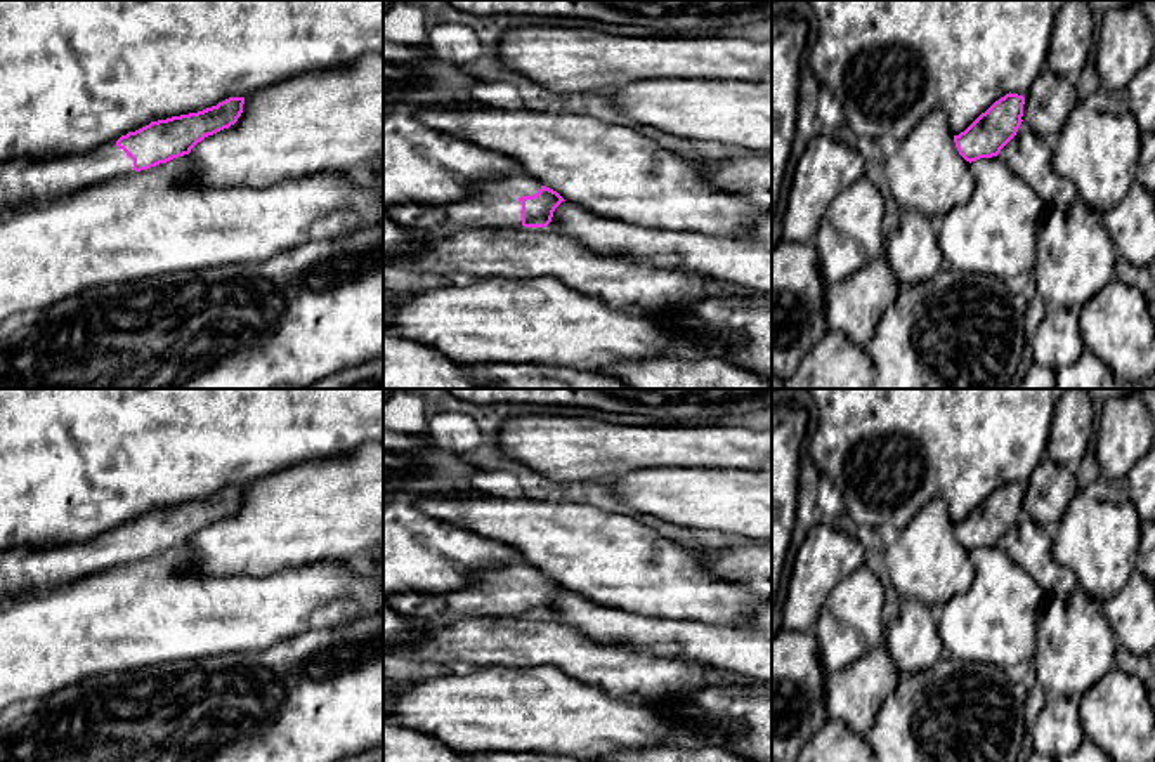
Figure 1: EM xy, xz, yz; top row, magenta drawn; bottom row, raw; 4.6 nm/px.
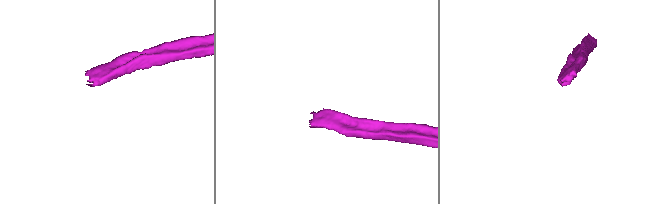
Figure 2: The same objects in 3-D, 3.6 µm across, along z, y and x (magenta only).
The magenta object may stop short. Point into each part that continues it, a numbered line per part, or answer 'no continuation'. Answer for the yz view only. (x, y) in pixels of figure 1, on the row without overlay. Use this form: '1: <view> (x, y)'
no continuation

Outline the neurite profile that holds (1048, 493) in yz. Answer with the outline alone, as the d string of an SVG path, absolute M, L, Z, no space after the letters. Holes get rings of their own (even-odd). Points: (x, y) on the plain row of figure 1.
M1042 458L1023 484L1021 509L1034 522L1054 528L1070 509L1079 484L1073 467L1058 465L1051 458Z

